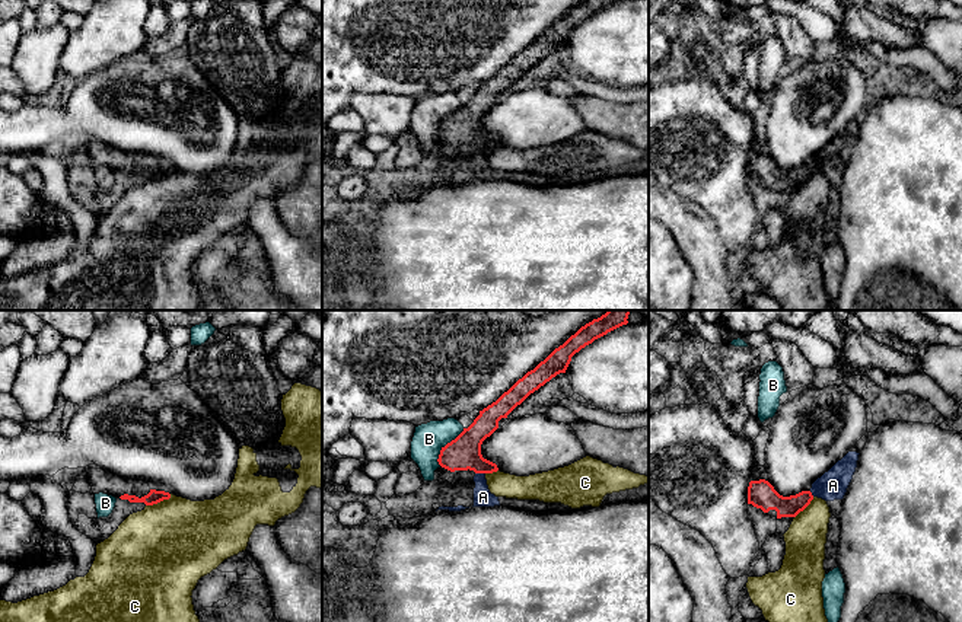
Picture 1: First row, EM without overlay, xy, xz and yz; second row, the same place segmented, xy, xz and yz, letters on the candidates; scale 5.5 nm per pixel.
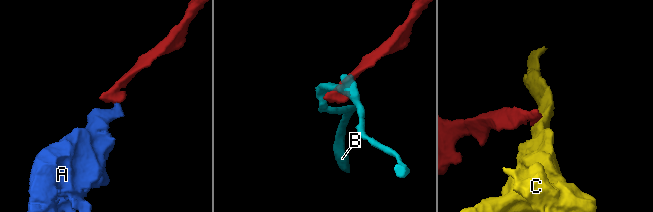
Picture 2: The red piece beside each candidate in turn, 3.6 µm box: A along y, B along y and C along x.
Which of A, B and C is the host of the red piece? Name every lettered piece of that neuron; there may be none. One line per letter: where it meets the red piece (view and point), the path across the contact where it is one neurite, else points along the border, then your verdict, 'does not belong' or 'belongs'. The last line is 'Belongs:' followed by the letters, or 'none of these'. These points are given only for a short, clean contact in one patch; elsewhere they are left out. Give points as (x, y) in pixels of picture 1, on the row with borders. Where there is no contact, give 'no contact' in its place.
A: xz (480, 472) | across xz (462, 453), (480, 472), (483, 497) | belongs
B: xz (445, 446) | along xz (464, 428), (440, 450), (439, 465) | does not belong
C: xy (159, 501) | along xy (171, 494), (168, 498), (146, 506) | does not belong
Belongs: A

